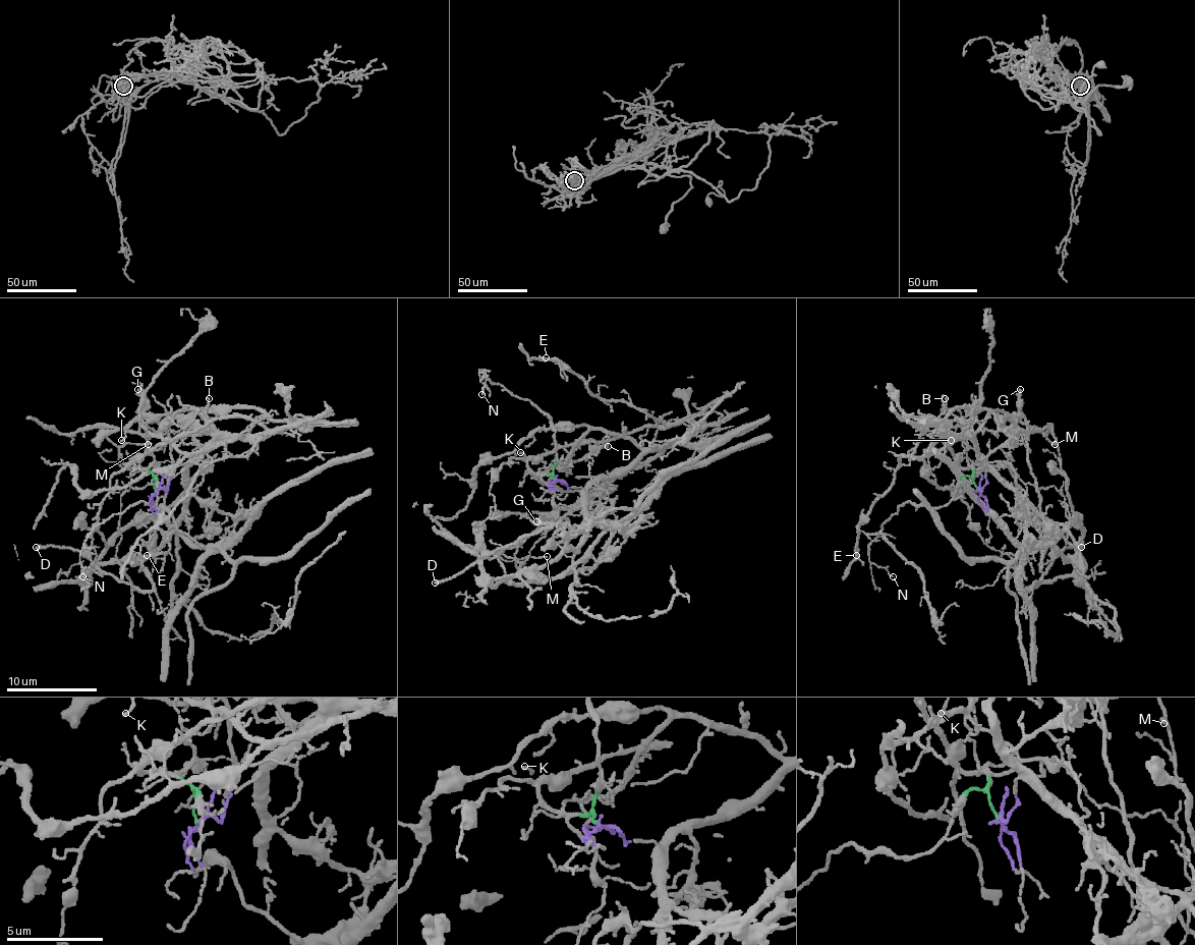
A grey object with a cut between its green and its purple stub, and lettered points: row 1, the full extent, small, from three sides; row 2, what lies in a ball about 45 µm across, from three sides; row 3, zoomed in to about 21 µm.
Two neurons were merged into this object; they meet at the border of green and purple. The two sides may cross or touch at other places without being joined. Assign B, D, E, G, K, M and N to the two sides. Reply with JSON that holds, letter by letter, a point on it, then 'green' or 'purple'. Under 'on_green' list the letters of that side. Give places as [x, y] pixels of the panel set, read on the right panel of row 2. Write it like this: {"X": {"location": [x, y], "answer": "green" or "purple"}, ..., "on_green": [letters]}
{"B": {"location": [945, 398], "answer": "green"}, "D": {"location": [1081, 547], "answer": "purple"}, "E": {"location": [856, 555], "answer": "green"}, "G": {"location": [1020, 389], "answer": "purple"}, "K": {"location": [951, 440], "answer": "green"}, "M": {"location": [1055, 444], "answer": "purple"}, "N": {"location": [893, 576], "answer": "green"}, "on_green": ["B", "E", "K", "N"]}

